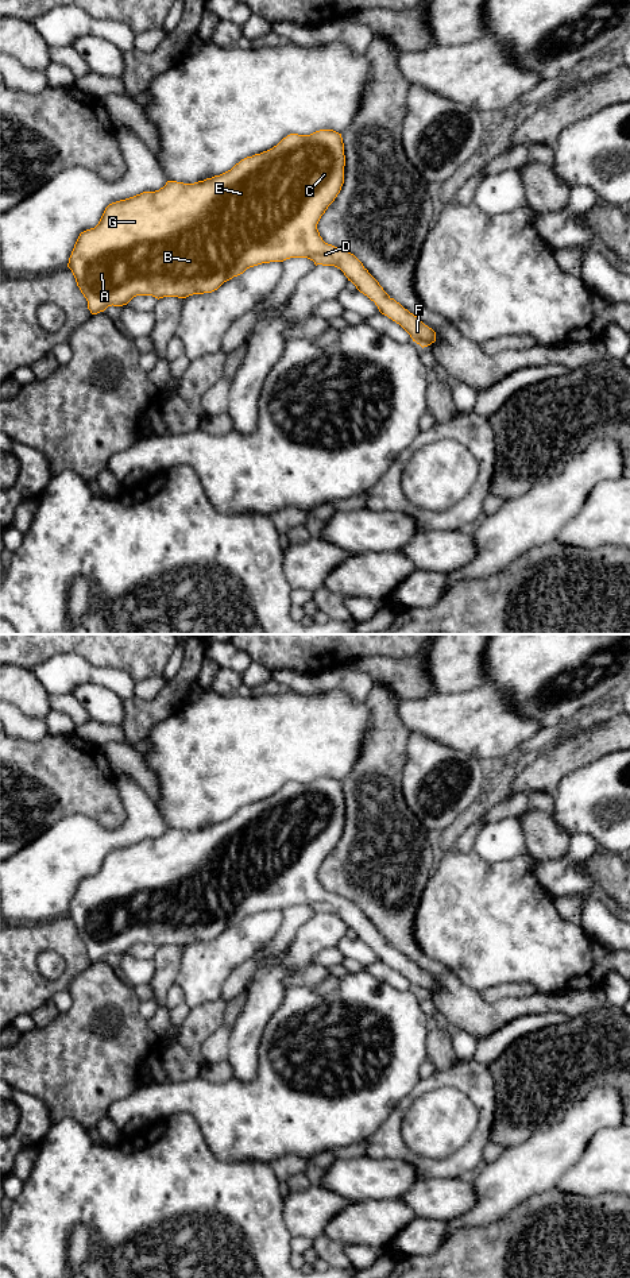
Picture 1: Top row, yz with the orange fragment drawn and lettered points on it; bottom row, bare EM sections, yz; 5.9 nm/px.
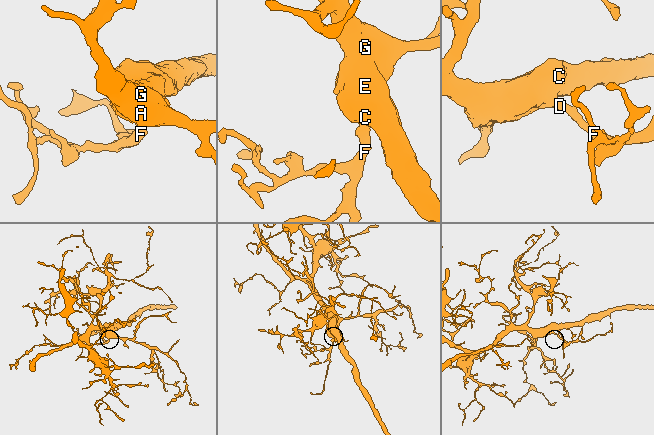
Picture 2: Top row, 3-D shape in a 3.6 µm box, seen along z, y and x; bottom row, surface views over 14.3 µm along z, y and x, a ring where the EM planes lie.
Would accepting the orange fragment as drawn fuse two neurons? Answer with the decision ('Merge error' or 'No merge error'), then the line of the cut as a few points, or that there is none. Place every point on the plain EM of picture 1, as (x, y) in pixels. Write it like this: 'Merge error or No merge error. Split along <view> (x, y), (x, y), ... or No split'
No merge error. No split

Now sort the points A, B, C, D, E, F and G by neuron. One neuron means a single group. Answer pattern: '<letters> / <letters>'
A B C D E F G

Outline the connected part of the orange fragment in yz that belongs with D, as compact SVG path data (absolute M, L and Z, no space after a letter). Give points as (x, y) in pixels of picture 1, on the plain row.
M320 777L310 783L290 781L273 796L241 807L220 823L194 831L167 829L159 838L143 839L109 852L98 872L80 881L67 915L88 949L88 957L97 962L112 953L127 953L136 943L159 947L212 941L250 915L308 906L316 914L340 916L360 941L375 950L382 962L399 972L422 996L428 995L436 989L436 980L391 946L353 901L325 891L320 884L317 872L341 838L344 814L341 781L333 777Z

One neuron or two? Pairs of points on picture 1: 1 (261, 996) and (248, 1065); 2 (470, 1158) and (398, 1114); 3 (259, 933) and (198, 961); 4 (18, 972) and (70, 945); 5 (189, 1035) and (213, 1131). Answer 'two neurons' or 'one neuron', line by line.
1: one neuron
2: one neuron
3: one neuron
4: one neuron
5: two neurons

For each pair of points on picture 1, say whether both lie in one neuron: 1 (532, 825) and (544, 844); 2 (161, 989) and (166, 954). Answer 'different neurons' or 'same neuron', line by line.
1: same neuron
2: same neuron

